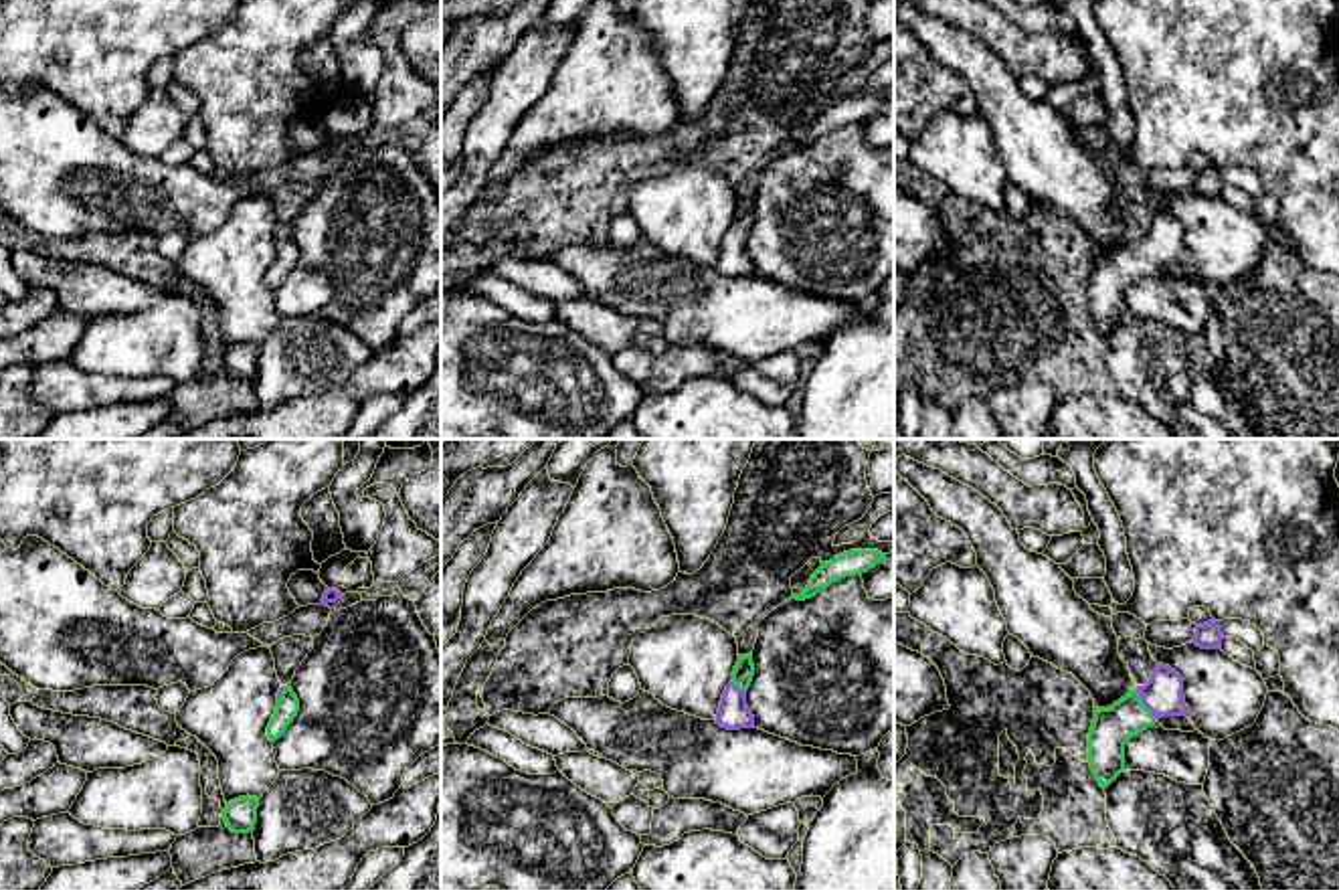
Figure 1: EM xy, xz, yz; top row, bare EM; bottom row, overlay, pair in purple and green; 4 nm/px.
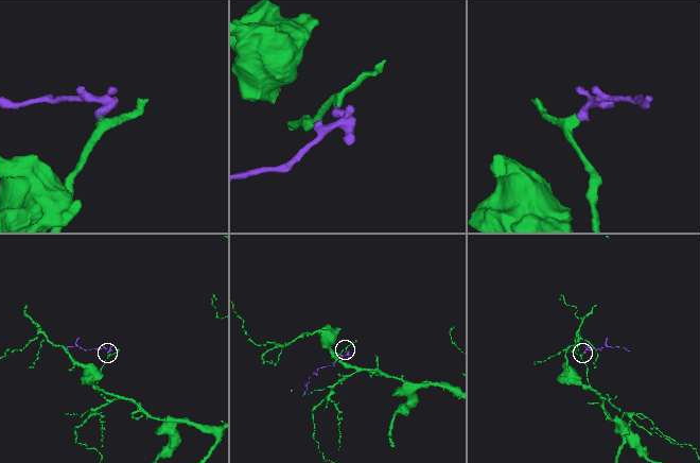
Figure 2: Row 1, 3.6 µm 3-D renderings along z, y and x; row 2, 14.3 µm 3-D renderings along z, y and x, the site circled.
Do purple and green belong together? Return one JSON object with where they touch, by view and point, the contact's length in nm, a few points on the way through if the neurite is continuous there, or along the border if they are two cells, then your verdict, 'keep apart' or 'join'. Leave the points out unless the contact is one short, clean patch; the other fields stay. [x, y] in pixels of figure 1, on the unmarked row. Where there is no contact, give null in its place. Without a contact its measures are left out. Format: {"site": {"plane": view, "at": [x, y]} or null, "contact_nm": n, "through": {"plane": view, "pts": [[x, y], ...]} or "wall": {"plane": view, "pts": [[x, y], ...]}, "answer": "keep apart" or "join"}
{"site": {"plane": "yz", "at": [1143, 249]}, "contact_nm": 160, "through": {"plane": "yz", "pts": [[1164, 239], [1143, 249], [1111, 276]]}, "answer": "join"}

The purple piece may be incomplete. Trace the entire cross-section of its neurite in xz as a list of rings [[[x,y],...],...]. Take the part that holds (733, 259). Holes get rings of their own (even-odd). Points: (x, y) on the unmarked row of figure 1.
[[[752,200],[738,202],[732,218],[732,227],[726,233],[720,255],[716,261],[716,271],[728,277],[752,275],[754,263],[746,253],[746,237],[754,222]]]

